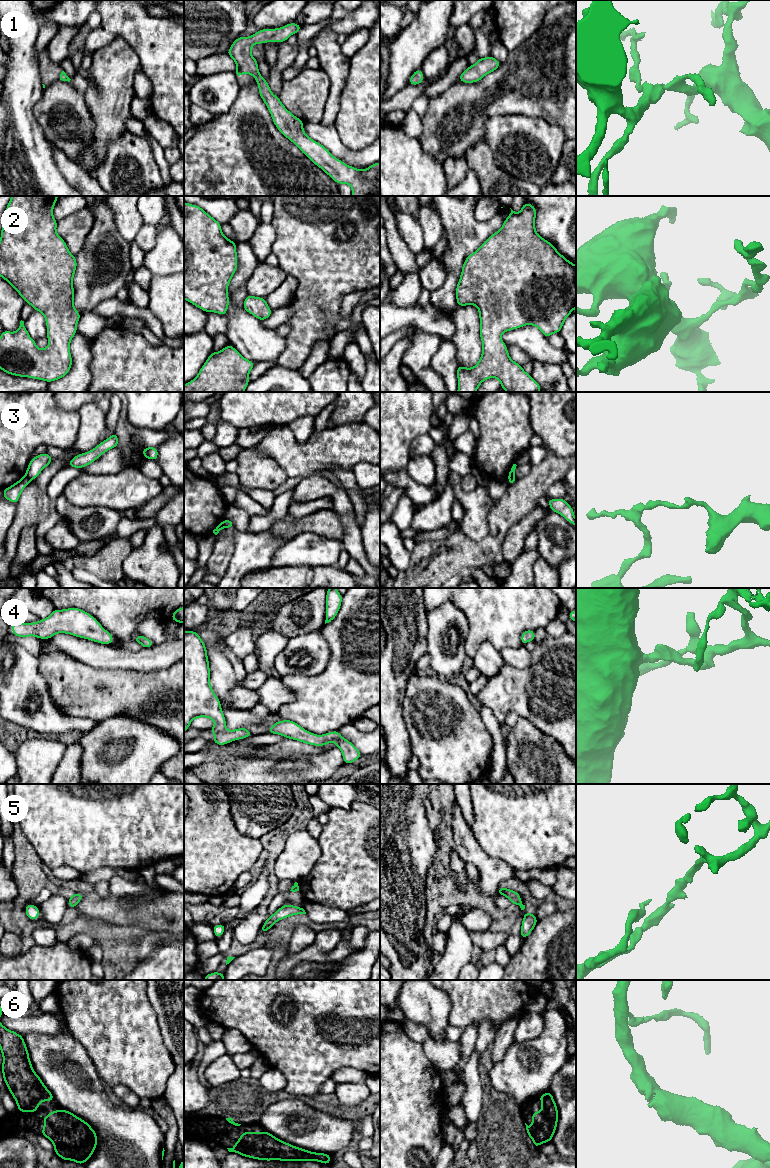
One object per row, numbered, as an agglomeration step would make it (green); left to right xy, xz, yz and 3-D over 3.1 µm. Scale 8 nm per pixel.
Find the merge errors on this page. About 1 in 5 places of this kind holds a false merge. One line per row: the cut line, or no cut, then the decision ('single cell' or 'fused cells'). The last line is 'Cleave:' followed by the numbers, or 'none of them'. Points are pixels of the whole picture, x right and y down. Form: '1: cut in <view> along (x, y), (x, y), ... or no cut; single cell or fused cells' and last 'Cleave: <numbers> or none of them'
1: no cut; single cell
2: no cut; single cell
3: cut in xz along (221, 522), (223, 527); fused cells
4: no cut; single cell
5: no cut; single cell
6: no cut; single cell
Cleave: 3

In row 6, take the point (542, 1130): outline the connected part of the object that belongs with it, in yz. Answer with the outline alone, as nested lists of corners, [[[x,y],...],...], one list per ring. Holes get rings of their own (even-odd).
[[[551,1091],[538,1099],[542,1102],[541,1110],[533,1112],[531,1126],[525,1123],[527,1134],[537,1149],[540,1144],[551,1142],[558,1123],[558,1109]]]

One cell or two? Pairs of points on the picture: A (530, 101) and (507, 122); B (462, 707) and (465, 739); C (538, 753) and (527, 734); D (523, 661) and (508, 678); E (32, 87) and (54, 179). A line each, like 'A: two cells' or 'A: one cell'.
A: two cells
B: one cell
C: one cell
D: two cells
E: one cell

